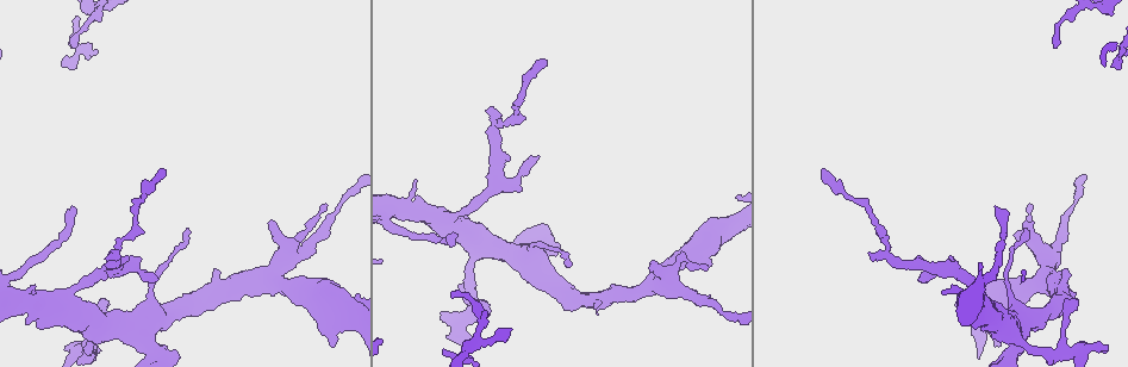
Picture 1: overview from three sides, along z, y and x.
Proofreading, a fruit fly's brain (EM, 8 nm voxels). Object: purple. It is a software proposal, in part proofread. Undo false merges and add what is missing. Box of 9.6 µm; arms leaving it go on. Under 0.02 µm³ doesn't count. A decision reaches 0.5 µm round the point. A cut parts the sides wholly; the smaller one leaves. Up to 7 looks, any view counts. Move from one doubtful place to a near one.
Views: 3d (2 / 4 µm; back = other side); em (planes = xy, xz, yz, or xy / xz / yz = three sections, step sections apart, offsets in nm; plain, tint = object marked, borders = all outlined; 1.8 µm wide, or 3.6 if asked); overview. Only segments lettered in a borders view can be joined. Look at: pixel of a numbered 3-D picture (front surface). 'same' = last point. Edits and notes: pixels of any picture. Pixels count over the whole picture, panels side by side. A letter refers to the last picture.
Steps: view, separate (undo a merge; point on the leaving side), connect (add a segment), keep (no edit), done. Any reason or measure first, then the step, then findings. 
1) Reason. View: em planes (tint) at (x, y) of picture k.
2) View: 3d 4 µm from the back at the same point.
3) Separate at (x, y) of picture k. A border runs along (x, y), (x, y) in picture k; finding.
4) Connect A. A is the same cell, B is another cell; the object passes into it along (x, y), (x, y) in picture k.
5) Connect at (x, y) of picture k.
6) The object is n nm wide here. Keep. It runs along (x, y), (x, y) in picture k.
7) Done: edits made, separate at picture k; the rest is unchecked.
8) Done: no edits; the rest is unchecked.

Branch stops here. View: em xy step 16 (borders) at (998, 345) of picture 1.

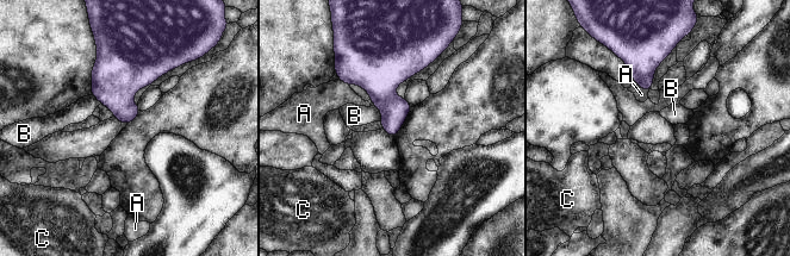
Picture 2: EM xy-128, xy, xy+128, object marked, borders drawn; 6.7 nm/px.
Cut it another way. View: em planes (borders) at the same point.

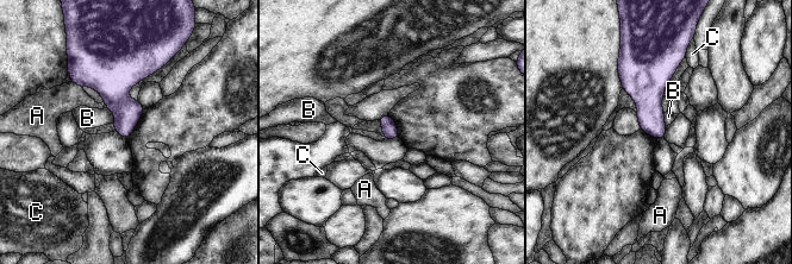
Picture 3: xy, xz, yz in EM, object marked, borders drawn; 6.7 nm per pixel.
The longest contact is with B, 130 nm. Keep. A, B and C are other cells; no lettered segment goes on from it.

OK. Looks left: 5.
Free end. View: 3d 2 µm at (108, 258) of picture 1.

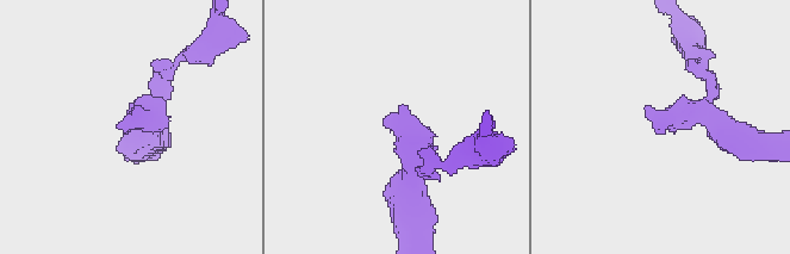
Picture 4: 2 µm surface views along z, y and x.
Need the tissue. View: em planes (borders) at (387, 118) of picture 4.

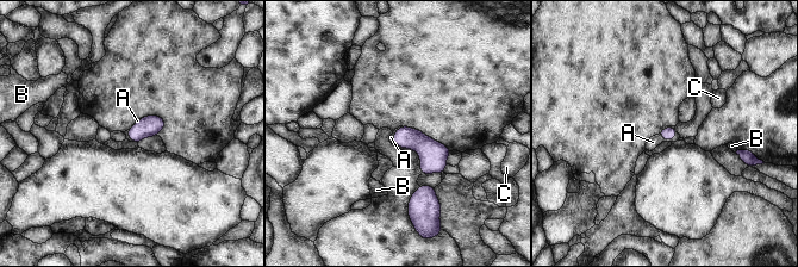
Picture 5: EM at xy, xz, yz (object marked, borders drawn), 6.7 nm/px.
Connect at (653, 142) of picture 5. A is the same cell, B and C are other cells; the object passes into it along (668, 134), (668, 140), (653, 142) in picture 5; it goes on there.

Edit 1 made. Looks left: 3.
View: overview.

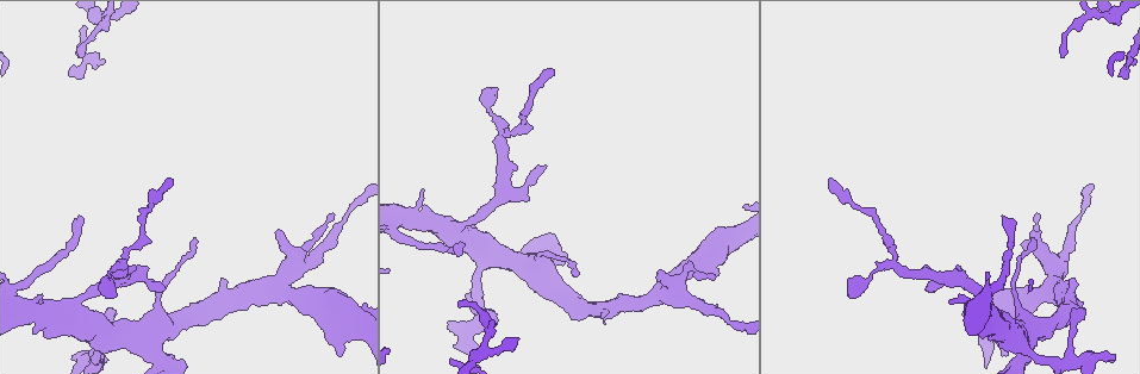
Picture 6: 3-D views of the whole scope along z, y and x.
An open end. View: em 3.6 µm planes (borders) at (78, 55) of picture 6.

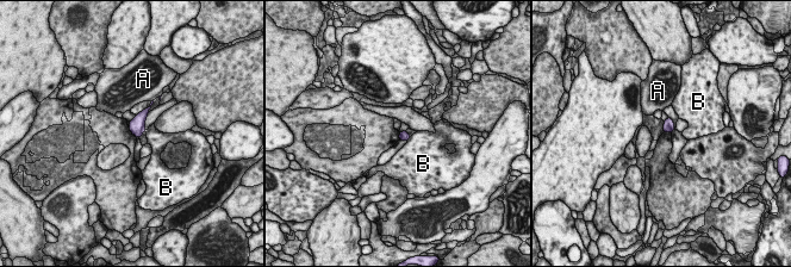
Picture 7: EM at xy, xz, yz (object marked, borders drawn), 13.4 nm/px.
The object is 120 nm wide here. Keep. A and B are other cells; no lettered segment goes on from it.

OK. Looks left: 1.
Done: edits made, connect at picture 5; the rest is unchecked.

